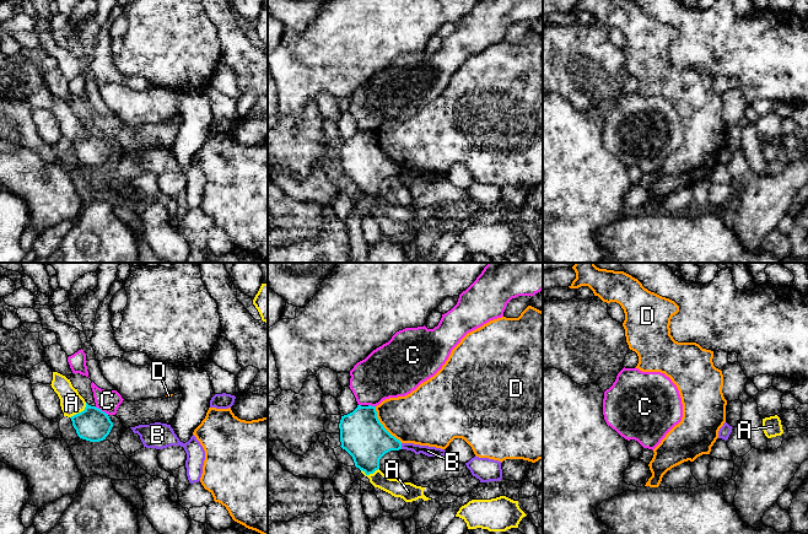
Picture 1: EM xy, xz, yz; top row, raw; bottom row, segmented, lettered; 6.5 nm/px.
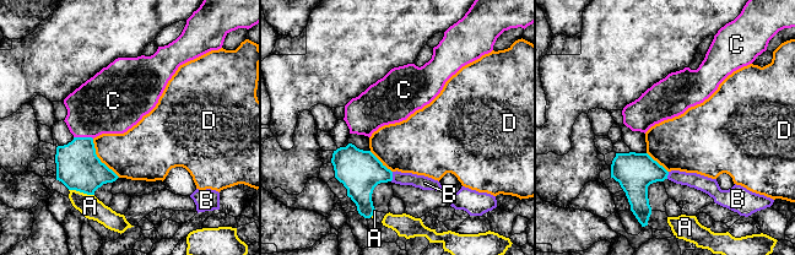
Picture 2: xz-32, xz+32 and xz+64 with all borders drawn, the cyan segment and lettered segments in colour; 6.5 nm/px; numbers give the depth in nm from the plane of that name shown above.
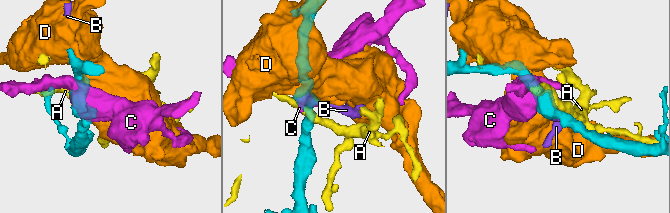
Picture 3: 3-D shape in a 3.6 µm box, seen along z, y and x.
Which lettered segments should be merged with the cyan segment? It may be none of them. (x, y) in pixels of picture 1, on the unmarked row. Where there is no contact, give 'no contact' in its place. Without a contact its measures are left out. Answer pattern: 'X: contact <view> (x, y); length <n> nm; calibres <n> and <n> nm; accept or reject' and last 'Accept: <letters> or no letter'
A: contact xy (81, 136); length 150 nm; calibres 220 and 150 nm; reject
B: contact xz (400, 171); length 40 nm; calibres 300 and 70 nm; reject
C: contact xy (101, 135); length 110 nm; calibres 220 and 140 nm; reject
D: contact xz (382, 151); length 300 nm; calibres 300 and 340 nm; reject
Accept: no letter

